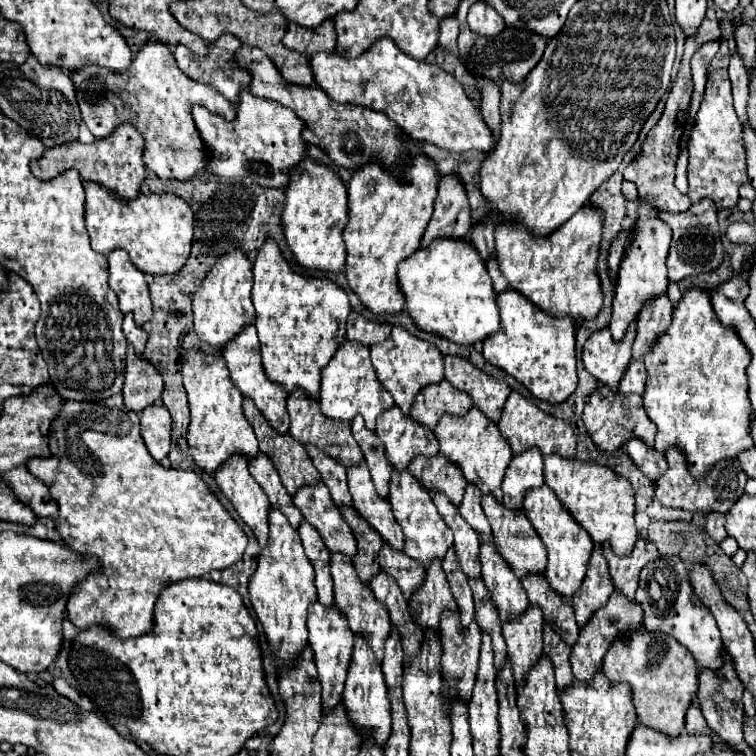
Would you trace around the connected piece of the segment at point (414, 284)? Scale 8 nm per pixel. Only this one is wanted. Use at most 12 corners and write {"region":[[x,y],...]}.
{"region":[[434,240],[398,264],[416,326],[458,344],[500,326],[486,262]]}

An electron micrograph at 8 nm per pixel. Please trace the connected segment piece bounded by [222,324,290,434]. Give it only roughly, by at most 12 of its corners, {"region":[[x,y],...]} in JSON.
{"region":[[256,326],[222,352],[236,388],[280,434],[288,432],[282,384],[268,380]]}

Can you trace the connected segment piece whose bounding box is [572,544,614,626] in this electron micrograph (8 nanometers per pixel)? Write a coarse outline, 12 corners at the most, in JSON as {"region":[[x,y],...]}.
{"region":[[602,544],[594,546],[586,576],[572,596],[578,626],[614,592]]}

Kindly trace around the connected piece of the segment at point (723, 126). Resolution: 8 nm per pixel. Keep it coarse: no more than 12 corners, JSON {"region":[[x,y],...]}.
{"region":[[728,70],[688,138],[690,200],[734,208],[748,182]]}

